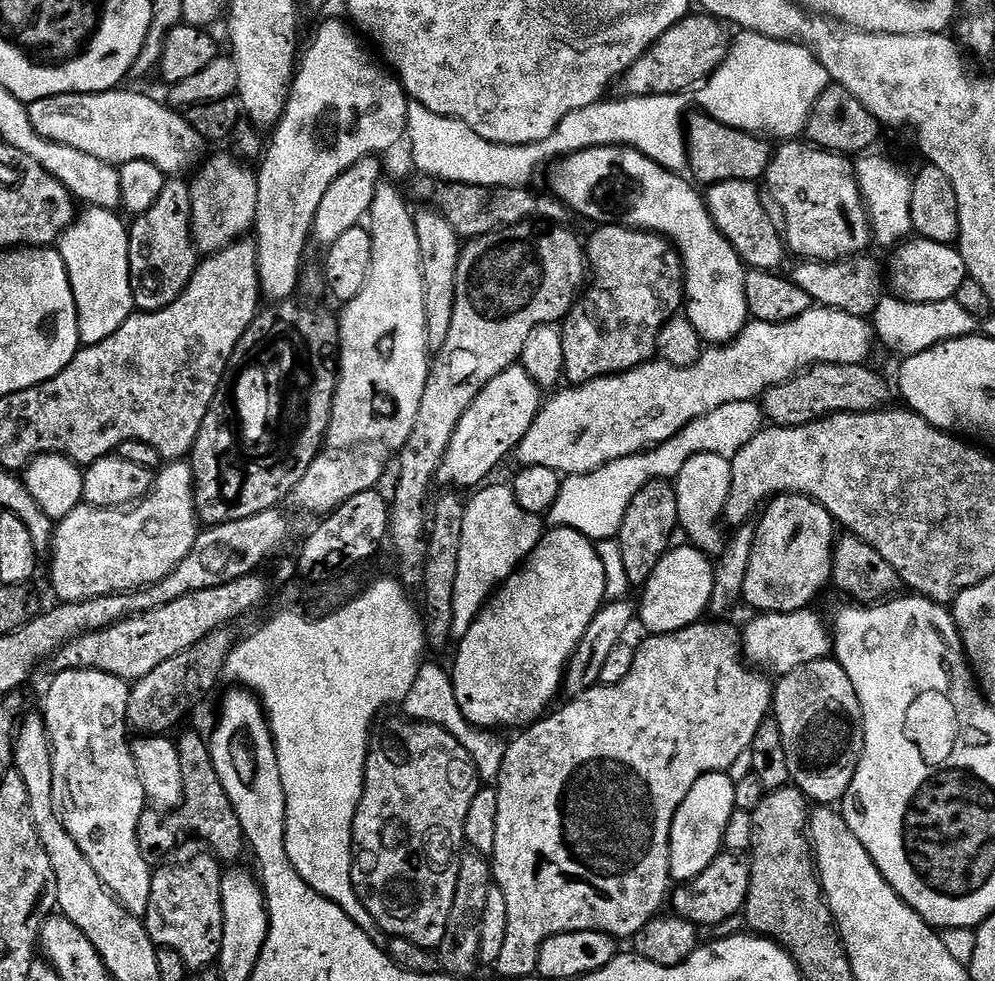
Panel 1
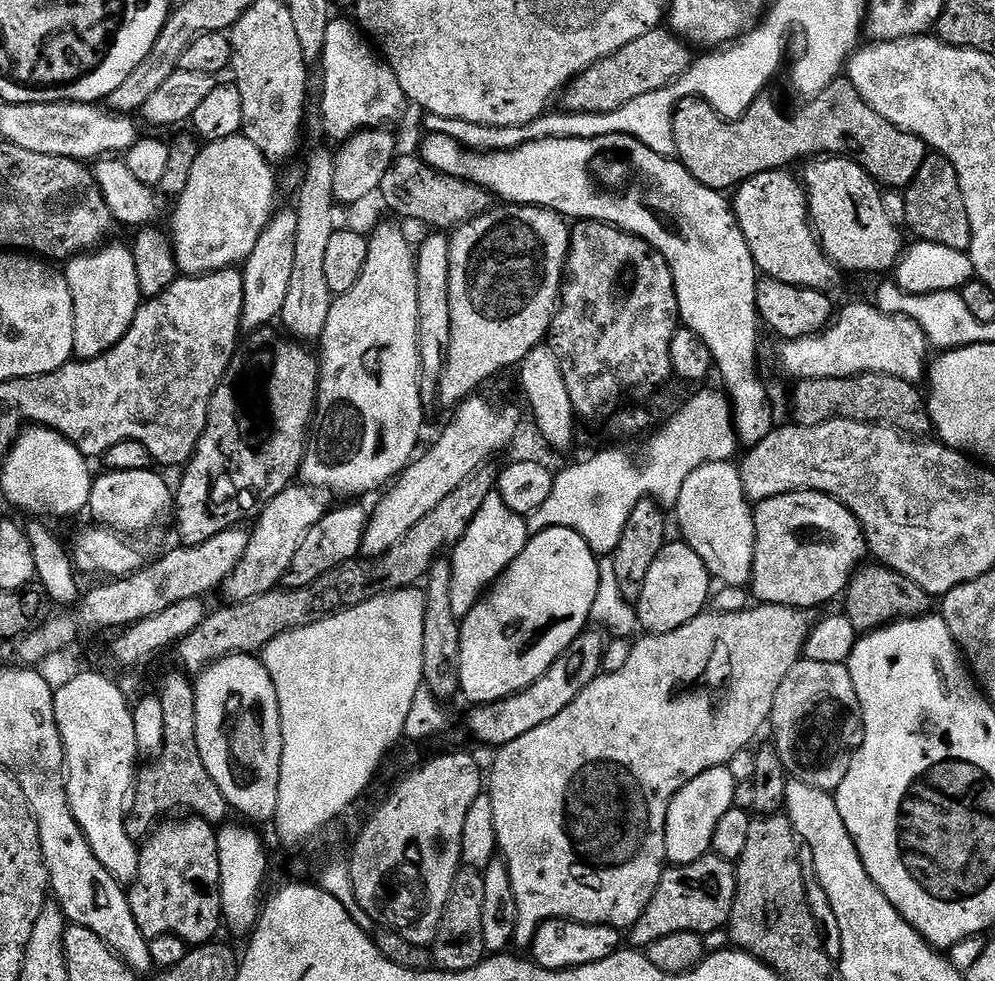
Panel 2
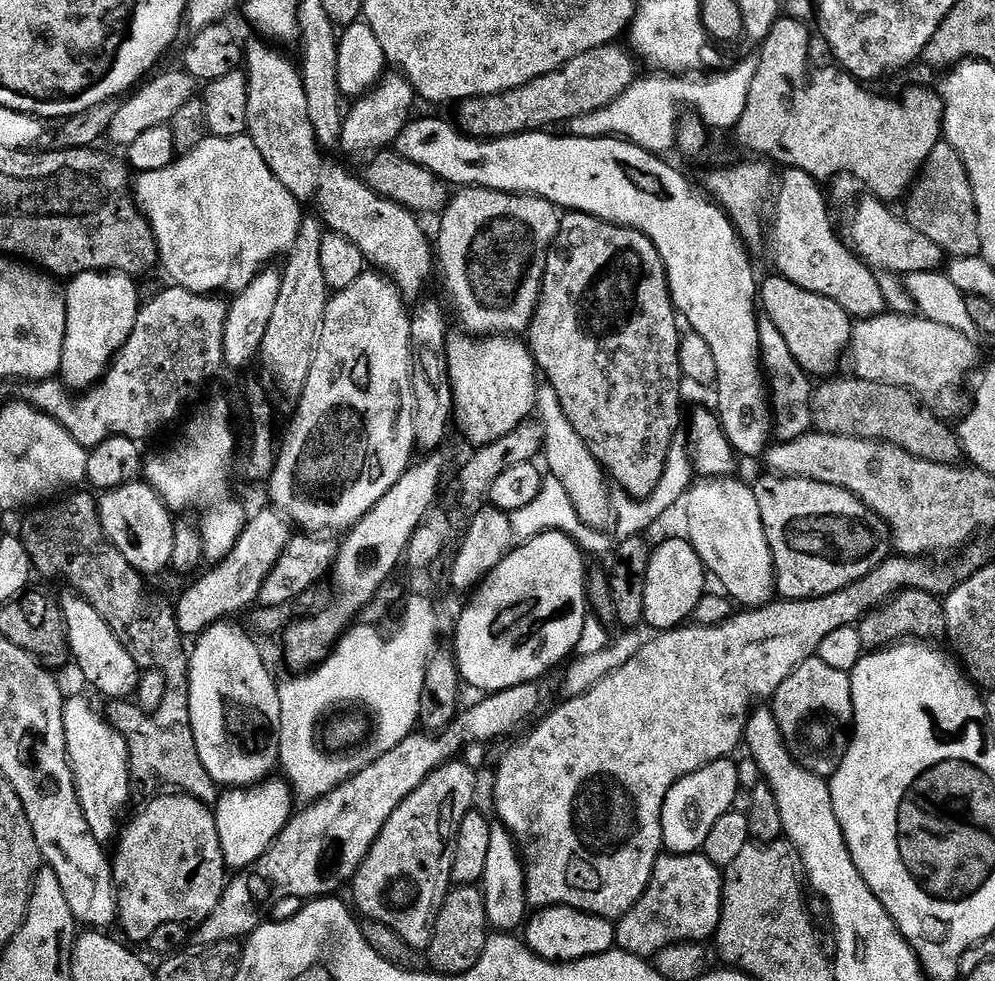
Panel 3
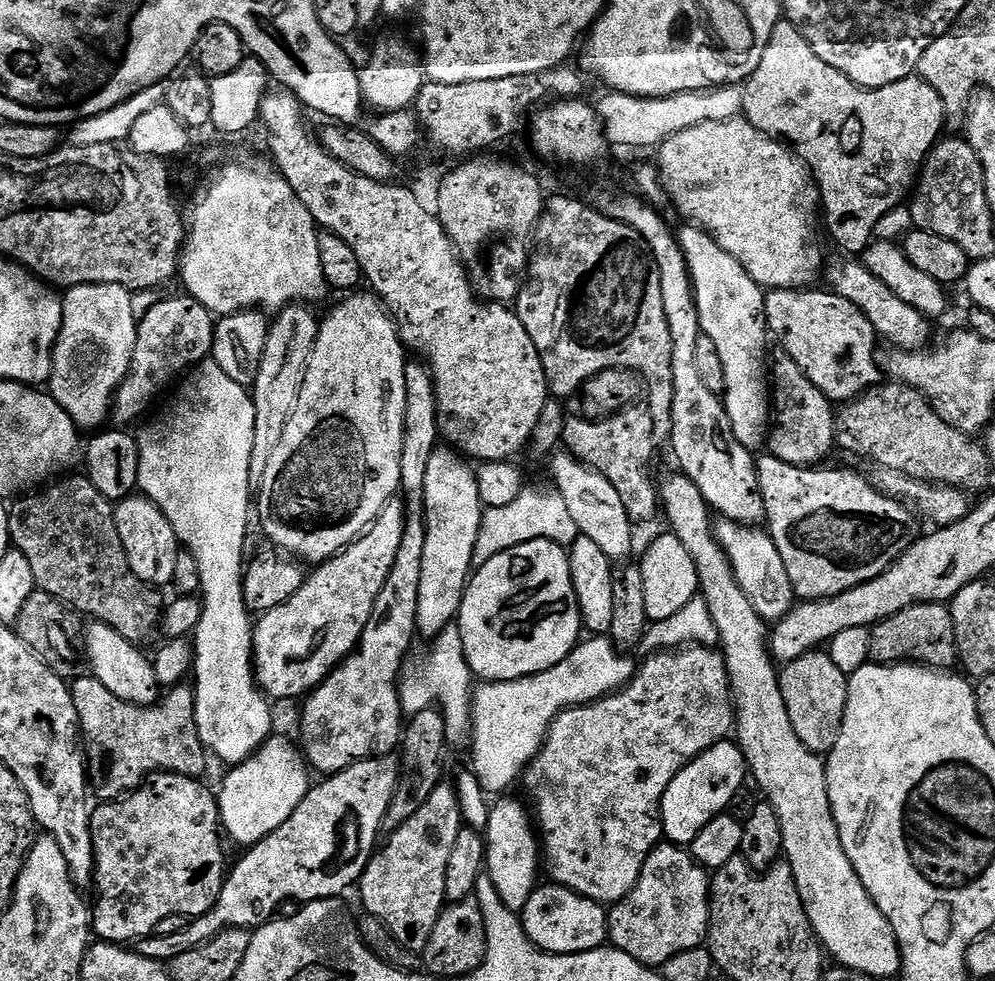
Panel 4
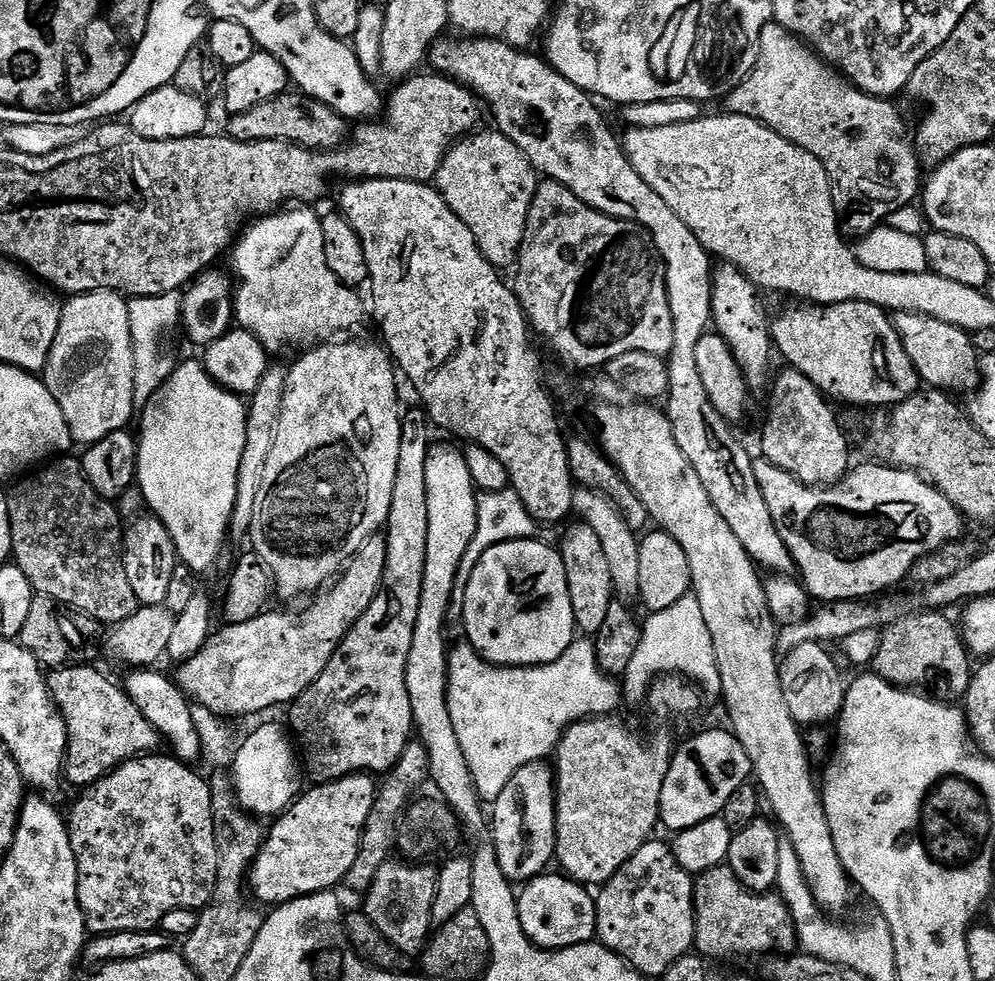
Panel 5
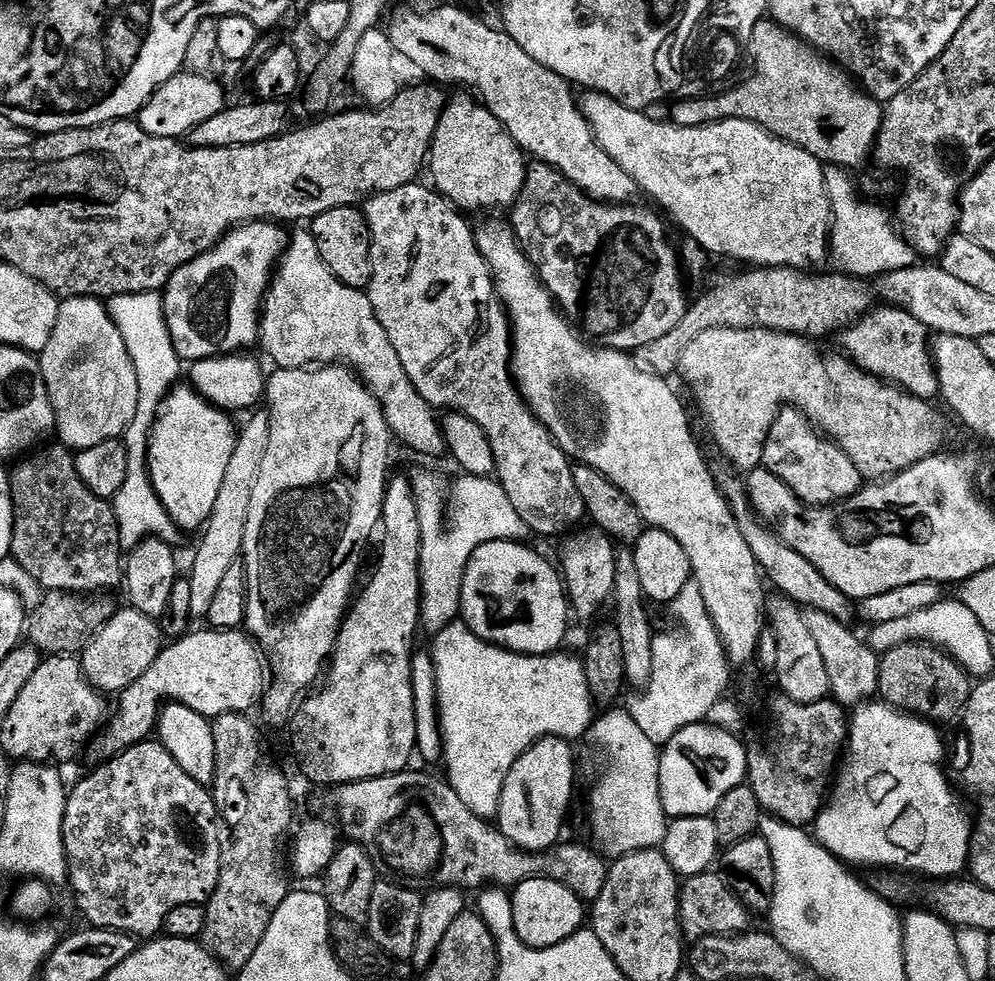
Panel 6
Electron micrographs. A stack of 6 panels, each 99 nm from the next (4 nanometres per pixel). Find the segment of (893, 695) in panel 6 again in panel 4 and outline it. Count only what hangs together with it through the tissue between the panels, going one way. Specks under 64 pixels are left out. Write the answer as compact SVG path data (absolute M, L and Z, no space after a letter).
M947 603L915 604L906 610L898 610L870 632L869 661L873 664L903 664L911 662L926 668L951 669L957 663L956 635L952 609Z

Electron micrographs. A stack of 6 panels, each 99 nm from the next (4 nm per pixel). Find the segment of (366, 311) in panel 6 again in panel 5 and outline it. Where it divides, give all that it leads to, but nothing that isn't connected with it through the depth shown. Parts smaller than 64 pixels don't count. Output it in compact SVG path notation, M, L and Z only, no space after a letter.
M292 206L287 210L277 211L275 214L265 214L252 224L244 232L244 237L235 241L234 247L231 249L232 256L232 272L238 283L234 288L234 320L243 331L254 334L254 338L258 338L258 342L263 346L265 352L275 354L283 348L300 348L299 350L308 350L313 346L319 345L321 342L328 342L333 339L335 332L348 332L351 328L356 328L363 318L364 312L366 316L366 304L360 301L360 292L355 288L348 288L338 278L334 278L334 270L330 270L330 266L326 266L326 246L322 242L322 226L320 225L321 217L312 213L313 209L308 206Z

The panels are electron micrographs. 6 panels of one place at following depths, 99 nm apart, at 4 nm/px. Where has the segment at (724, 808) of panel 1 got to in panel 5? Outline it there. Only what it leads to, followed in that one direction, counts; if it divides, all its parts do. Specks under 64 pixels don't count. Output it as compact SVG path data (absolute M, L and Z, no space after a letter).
M731 731L700 732L692 736L684 745L677 747L672 754L672 761L666 774L666 782L662 782L662 798L660 799L660 824L668 827L672 834L686 830L690 826L698 826L698 822L706 822L712 816L723 813L726 802L738 786L749 783L753 775L752 763L738 738Z

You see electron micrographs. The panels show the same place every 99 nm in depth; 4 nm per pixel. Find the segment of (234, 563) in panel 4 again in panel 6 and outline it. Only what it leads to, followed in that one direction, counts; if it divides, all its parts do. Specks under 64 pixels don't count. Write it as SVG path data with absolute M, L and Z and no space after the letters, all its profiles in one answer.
M191 386L173 388L160 403L156 422L152 425L152 435L148 437L148 476L152 479L154 490L167 510L168 517L185 533L192 532L195 528L196 531L203 529L214 510L214 502L218 502L218 490L222 490L226 466L230 466L238 435L237 425L232 425L232 420L229 413L215 408Z

